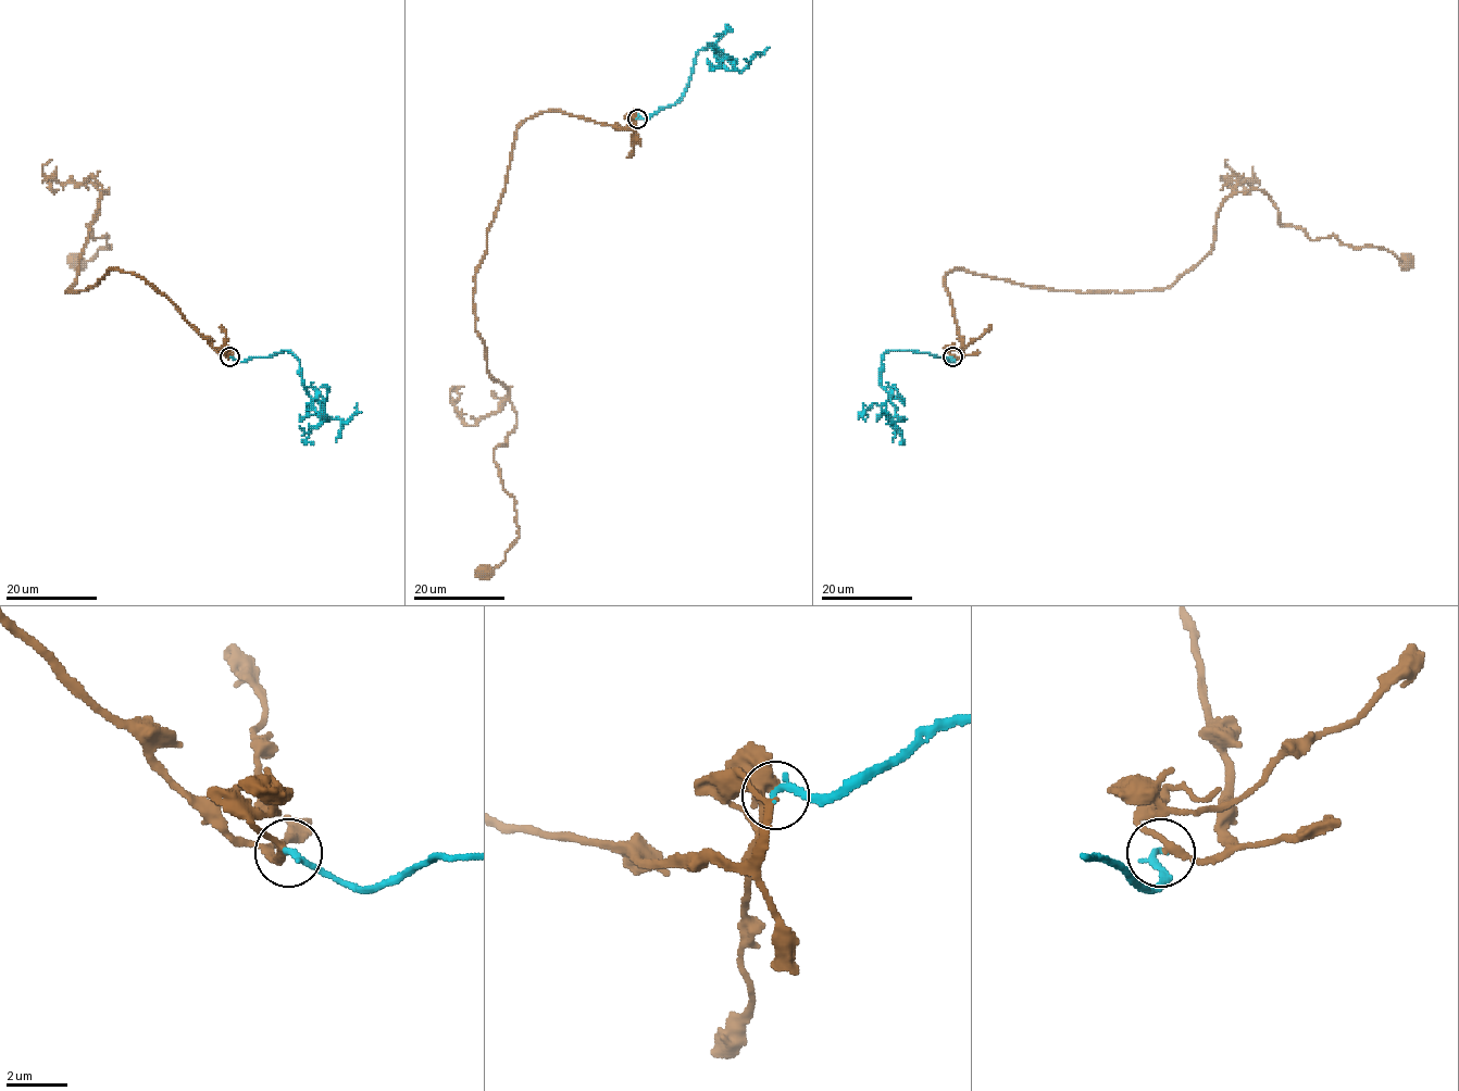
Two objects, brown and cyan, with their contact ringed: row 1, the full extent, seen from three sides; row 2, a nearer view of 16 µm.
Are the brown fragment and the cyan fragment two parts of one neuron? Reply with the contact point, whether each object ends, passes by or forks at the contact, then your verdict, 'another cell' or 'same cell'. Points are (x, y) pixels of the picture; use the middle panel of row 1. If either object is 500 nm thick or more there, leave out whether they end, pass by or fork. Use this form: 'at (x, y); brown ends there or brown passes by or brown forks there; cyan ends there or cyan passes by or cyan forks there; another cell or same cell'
at (637, 118); brown passes by; cyan ends there; same cell

